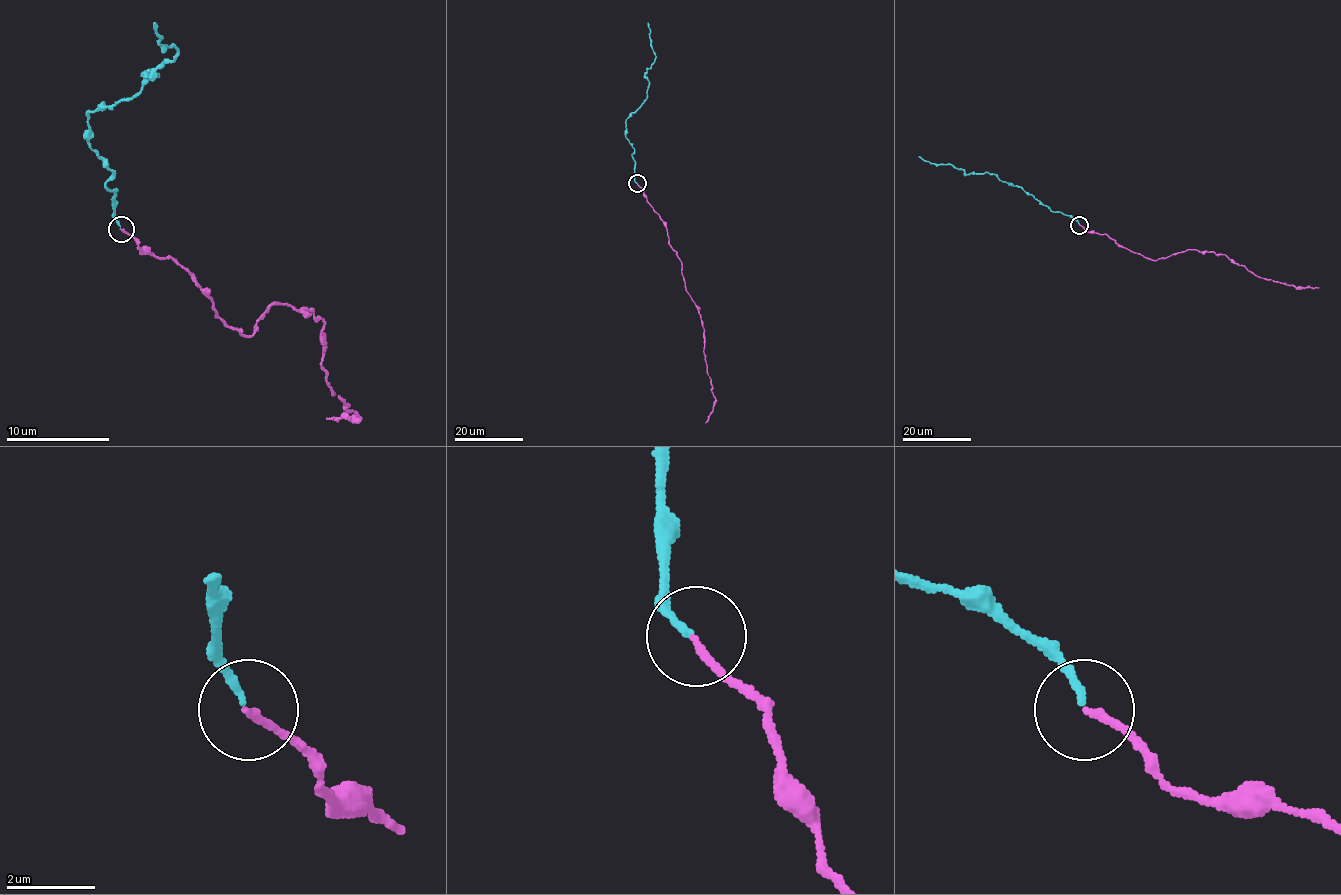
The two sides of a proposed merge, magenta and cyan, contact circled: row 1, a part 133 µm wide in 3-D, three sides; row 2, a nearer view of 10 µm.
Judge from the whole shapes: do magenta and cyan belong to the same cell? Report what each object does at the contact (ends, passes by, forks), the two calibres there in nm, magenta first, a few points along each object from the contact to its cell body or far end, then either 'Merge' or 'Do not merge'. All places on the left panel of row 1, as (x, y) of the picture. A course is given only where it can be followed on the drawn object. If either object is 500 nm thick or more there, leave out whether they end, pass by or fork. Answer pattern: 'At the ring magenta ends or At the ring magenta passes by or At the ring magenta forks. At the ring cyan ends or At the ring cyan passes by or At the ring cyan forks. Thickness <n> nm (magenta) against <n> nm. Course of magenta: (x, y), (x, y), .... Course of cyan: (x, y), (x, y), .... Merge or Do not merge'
At the ring magenta ends. At the ring cyan ends. Thickness 160 nm (magenta) against 140 nm. Course of magenta: (121, 228), (173, 257), (243, 335), (274, 304), (313, 309), (326, 382), (357, 418), (326, 418). Course of cyan: (121, 228), (87, 117), (131, 98), (178, 52), (154, 23). Merge

